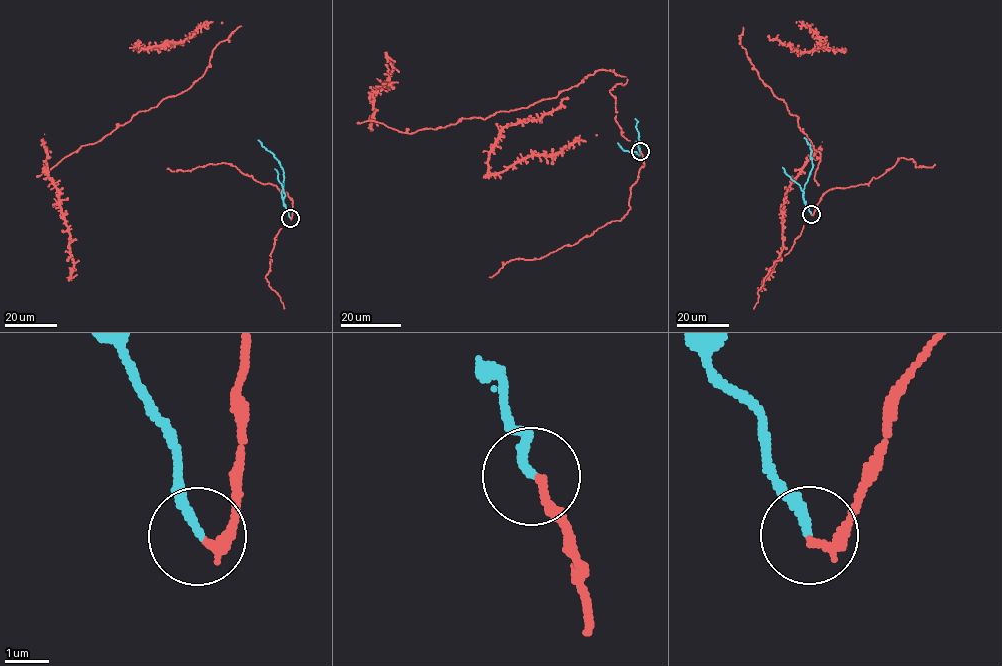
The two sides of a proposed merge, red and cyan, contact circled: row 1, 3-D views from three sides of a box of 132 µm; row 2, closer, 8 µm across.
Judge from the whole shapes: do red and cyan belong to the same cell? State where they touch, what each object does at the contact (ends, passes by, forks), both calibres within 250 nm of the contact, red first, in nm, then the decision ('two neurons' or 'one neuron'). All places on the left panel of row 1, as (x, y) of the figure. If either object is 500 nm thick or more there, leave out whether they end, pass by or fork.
(290, 218) | red ends | cyan ends | 190/190 nm | two neurons

